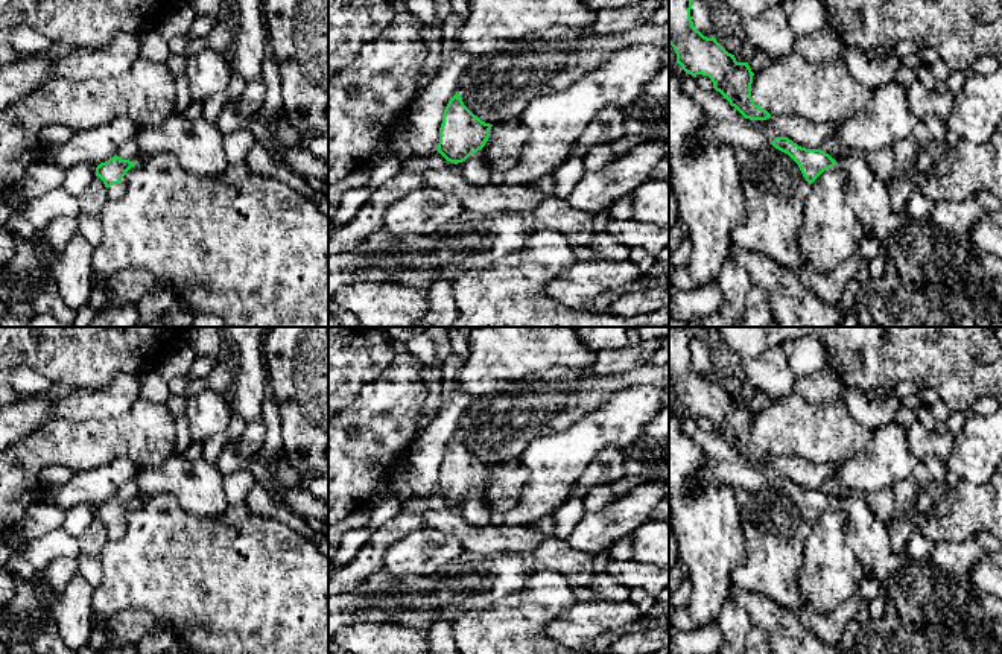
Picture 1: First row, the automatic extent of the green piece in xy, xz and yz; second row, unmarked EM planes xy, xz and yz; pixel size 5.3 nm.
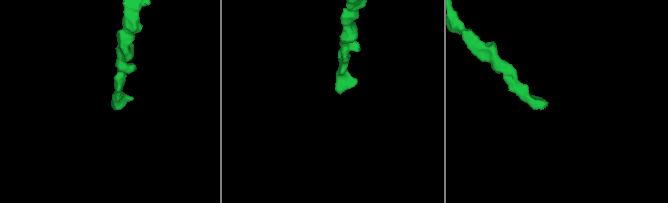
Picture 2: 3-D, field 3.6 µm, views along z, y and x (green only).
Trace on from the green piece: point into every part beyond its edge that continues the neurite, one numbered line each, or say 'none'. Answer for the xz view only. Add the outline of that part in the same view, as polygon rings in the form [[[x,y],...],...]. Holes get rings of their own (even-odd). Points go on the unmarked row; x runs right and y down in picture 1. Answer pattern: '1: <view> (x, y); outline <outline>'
1: xz (475, 513); outline [[[471,494],[465,502],[461,503],[461,519],[471,526],[488,526],[490,514],[485,505],[480,502],[477,494]]]

